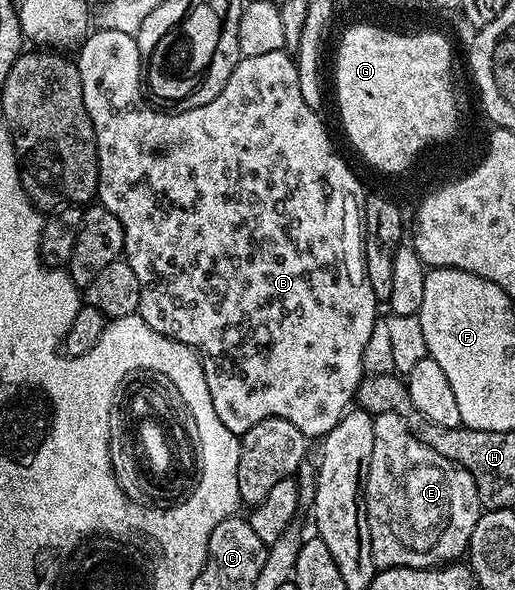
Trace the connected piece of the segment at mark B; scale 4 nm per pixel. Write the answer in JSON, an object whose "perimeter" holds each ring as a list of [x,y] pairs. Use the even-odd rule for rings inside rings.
{"perimeter":[[[99,28],[92,31],[77,49],[77,63],[81,74],[85,110],[89,110],[89,118],[93,122],[97,138],[97,200],[105,206],[105,210],[109,210],[109,214],[117,217],[117,222],[121,222],[125,230],[123,256],[127,264],[133,266],[137,282],[143,286],[138,316],[149,322],[153,330],[177,342],[185,342],[185,346],[199,353],[205,370],[205,382],[209,382],[209,398],[213,398],[213,410],[217,410],[217,418],[221,418],[221,422],[225,422],[225,426],[229,426],[229,430],[233,430],[235,436],[242,438],[254,424],[265,418],[285,418],[285,422],[293,422],[293,426],[297,426],[297,430],[301,430],[301,434],[308,438],[327,436],[329,430],[333,430],[333,426],[337,426],[337,422],[341,422],[341,418],[352,407],[355,391],[359,389],[359,383],[365,375],[365,345],[369,343],[369,334],[373,334],[373,326],[377,319],[377,301],[373,294],[373,286],[369,286],[369,278],[365,274],[365,191],[363,192],[362,186],[359,185],[354,170],[335,153],[335,148],[331,145],[331,136],[319,117],[320,113],[309,107],[305,98],[301,98],[299,65],[293,59],[292,53],[284,50],[273,54],[257,54],[257,58],[242,57],[233,74],[229,74],[225,90],[221,90],[221,94],[217,94],[213,102],[205,102],[205,106],[197,106],[184,112],[158,112],[143,101],[143,59],[139,56],[135,37],[121,34],[121,30]]]}

